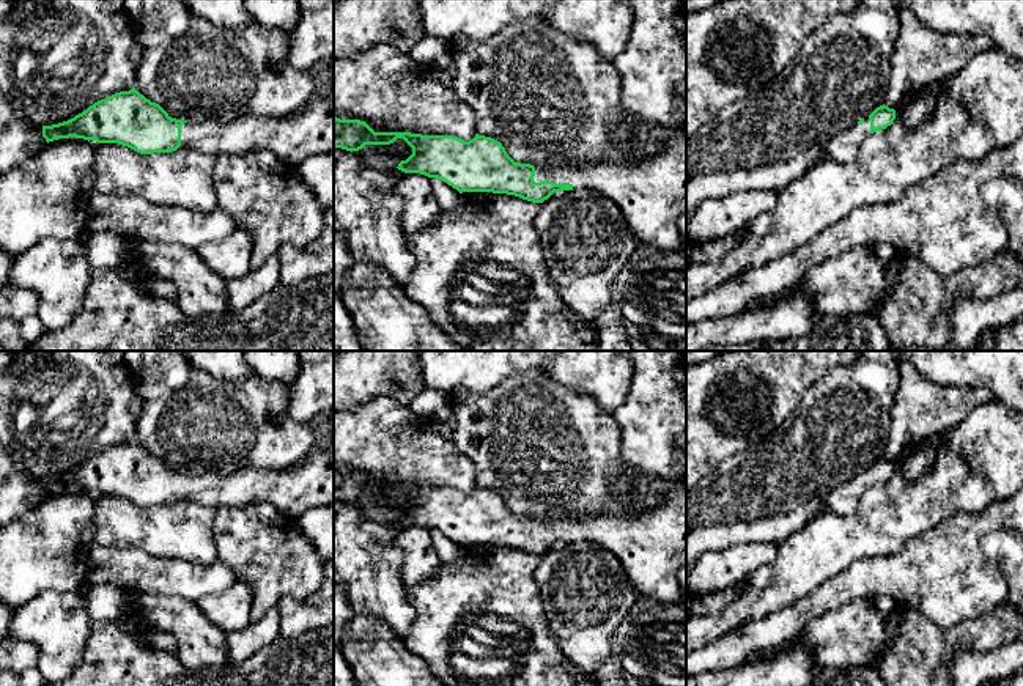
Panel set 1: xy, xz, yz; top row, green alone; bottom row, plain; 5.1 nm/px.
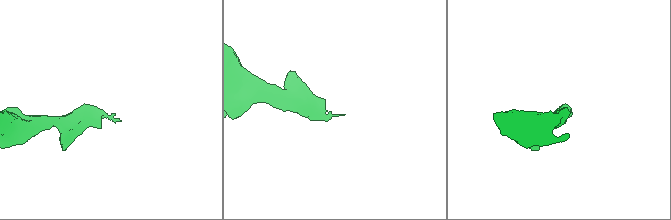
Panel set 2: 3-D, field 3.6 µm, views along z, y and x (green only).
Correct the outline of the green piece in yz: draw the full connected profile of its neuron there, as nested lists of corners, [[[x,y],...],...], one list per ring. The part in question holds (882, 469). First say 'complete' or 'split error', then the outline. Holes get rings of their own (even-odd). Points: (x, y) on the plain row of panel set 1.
split error; [[[885,456],[877,459],[869,469],[833,489],[826,499],[826,508],[842,516],[853,514],[864,491],[877,483],[886,481],[894,472],[894,461],[889,461]]]

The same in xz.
split error; [[[334,469],[334,500],[359,503],[365,497],[390,497],[403,491],[412,507],[398,516],[404,526],[438,530],[460,546],[493,544],[515,548],[527,554],[543,555],[554,544],[590,541],[612,552],[625,568],[630,582],[641,598],[659,603],[680,603],[680,570],[686,565],[686,480],[670,485],[666,499],[652,510],[639,510],[625,516],[559,516],[534,519],[515,514],[500,494],[478,488],[464,494],[455,488],[422,488],[411,485],[375,485],[365,474]]]

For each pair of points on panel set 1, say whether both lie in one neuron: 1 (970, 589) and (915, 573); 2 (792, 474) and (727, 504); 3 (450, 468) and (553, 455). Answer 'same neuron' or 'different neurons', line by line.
1: same neuron
2: same neuron
3: different neurons

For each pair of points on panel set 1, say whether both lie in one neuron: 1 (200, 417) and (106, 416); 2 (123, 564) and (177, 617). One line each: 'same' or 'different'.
1: different
2: different

